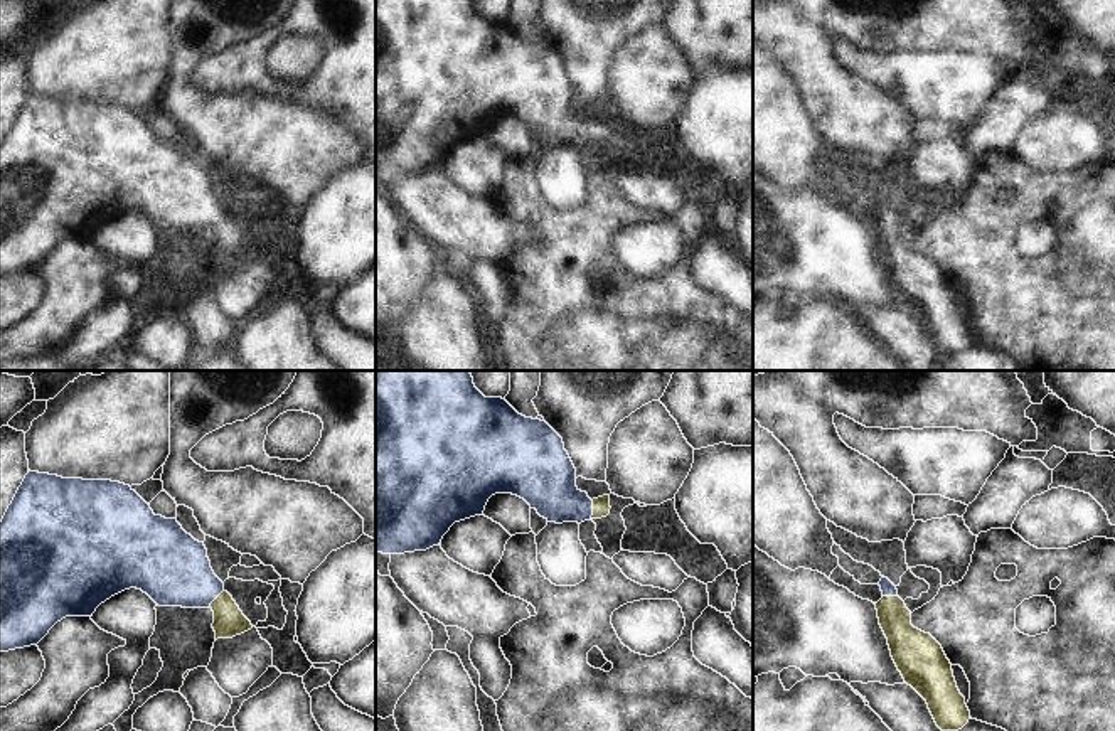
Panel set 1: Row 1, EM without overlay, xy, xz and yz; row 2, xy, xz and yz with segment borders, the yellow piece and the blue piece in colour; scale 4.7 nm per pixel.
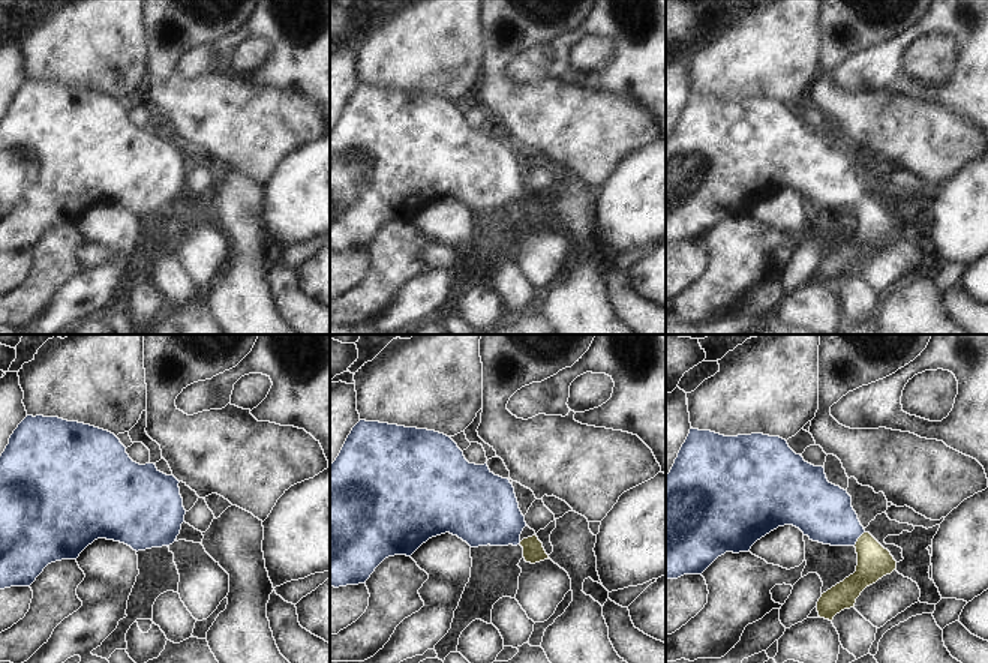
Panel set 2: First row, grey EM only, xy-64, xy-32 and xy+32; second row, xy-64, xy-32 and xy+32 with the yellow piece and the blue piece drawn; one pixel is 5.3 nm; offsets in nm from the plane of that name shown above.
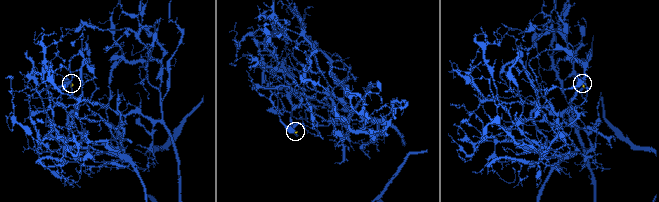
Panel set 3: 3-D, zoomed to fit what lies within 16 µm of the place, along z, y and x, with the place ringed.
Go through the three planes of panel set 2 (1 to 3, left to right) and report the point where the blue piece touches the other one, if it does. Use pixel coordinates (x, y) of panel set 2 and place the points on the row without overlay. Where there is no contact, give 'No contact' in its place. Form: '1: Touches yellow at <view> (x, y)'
1: No contact
2: No contact
3: Touches yellow at xy+32 (858, 203)

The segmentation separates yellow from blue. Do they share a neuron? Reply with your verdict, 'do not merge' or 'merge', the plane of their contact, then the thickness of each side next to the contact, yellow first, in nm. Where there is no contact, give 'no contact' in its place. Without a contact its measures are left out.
merge | xz | 80/280 nm

